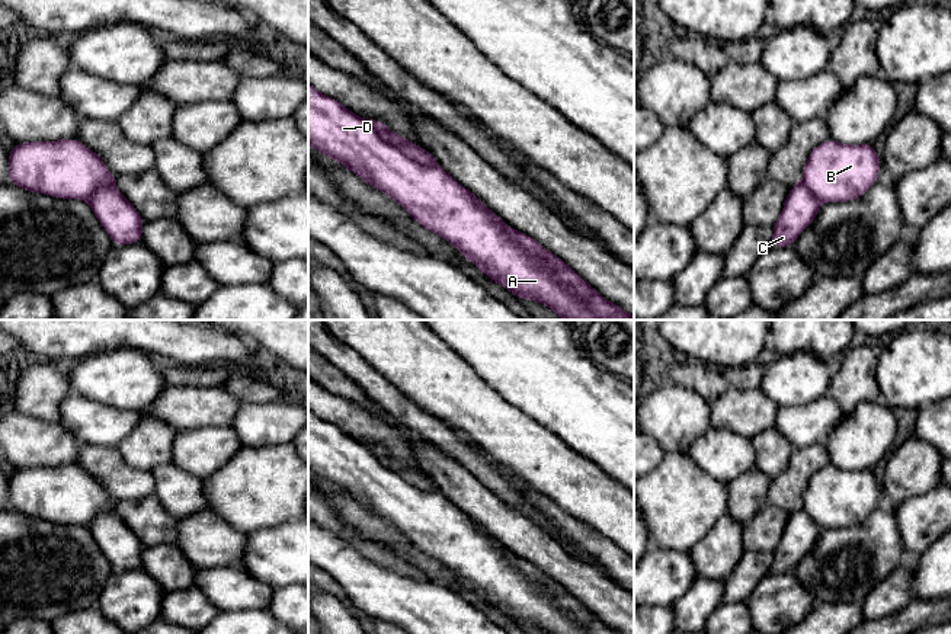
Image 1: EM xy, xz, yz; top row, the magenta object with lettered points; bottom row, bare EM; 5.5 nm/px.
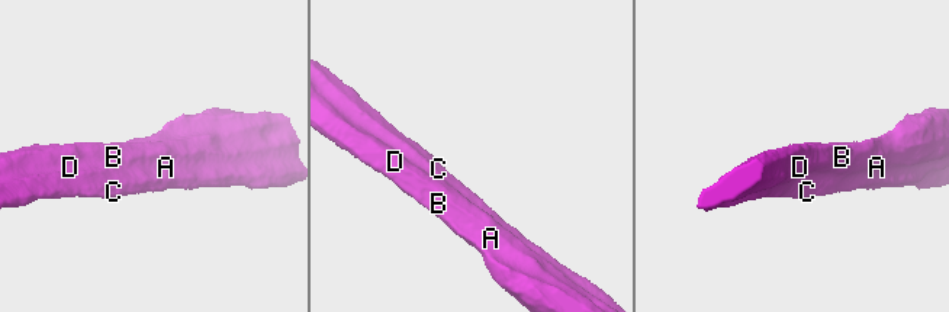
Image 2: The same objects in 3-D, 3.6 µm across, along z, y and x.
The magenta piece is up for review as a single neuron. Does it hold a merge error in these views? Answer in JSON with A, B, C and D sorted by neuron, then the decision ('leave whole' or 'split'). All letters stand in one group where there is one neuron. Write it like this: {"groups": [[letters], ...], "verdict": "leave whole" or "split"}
{"groups": [["A", "B", "D"], ["C"]], "verdict": "split"}

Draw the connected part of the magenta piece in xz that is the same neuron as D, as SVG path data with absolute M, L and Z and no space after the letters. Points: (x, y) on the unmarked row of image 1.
M308 409L308 470L321 480L350 494L359 505L393 523L422 553L439 560L468 587L518 625L532 625L548 634L592 634L563 609L541 585L509 563L505 551L481 534L474 521L441 491L425 491L382 465L368 446L339 426L320 419Z

